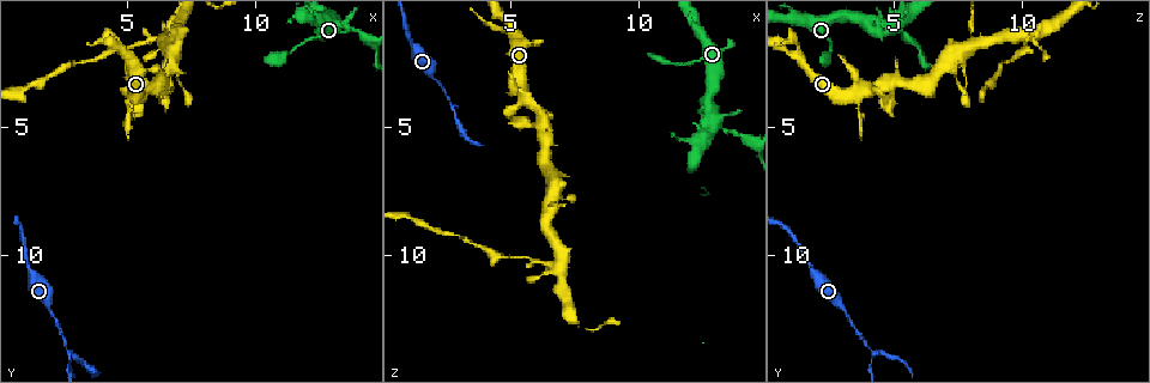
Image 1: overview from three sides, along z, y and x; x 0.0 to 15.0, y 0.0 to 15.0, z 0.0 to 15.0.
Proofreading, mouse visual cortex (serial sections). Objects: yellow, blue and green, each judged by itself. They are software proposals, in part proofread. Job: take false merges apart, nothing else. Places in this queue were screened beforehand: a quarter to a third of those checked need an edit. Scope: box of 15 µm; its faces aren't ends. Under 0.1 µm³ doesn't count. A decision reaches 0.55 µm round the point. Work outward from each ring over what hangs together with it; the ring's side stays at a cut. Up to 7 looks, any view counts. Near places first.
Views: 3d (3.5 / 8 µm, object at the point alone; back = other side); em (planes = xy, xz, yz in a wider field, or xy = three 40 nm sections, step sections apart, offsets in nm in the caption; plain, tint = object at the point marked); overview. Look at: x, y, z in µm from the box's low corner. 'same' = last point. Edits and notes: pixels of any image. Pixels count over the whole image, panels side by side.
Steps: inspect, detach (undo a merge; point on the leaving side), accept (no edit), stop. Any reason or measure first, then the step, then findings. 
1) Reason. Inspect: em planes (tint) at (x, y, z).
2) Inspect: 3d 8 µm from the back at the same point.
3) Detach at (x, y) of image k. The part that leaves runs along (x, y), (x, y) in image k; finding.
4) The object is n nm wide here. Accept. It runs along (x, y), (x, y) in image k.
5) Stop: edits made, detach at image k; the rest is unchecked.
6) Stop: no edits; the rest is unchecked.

Narrows sharply. Inspect: 3d 3.5 µm at (6.2, 3.2, 4.8).

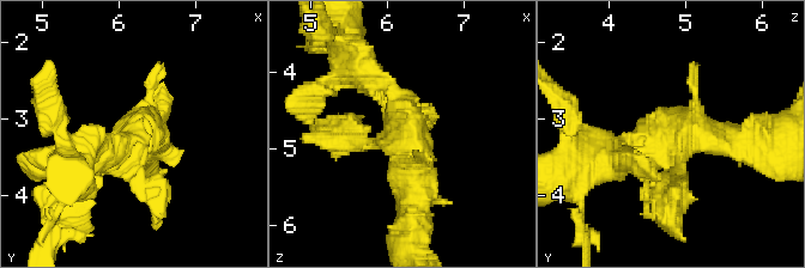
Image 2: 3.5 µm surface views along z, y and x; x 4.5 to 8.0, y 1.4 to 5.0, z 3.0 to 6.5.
Inspect: em xy step 3 (plain) at (6.30, 3.20, 4.80).

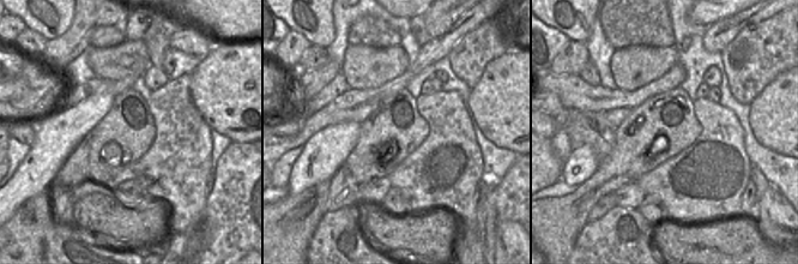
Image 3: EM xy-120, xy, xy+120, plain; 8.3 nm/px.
Inspect: em xy step 3 (tint) at the same point.

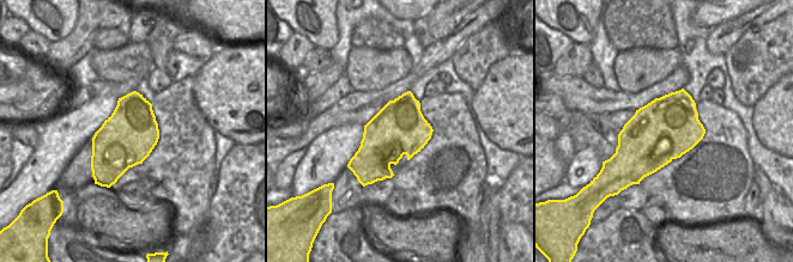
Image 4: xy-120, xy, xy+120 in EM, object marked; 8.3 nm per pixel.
Accept. It runs along (367, 77), (407, 116), (415, 212) in image 2; continuous, no second cell.

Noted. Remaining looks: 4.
Abrupt turn. Inspect: 3d 3.5 µm at (13.1, 1.1, 4.9).

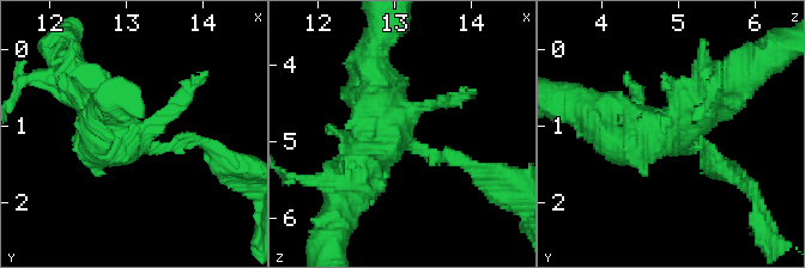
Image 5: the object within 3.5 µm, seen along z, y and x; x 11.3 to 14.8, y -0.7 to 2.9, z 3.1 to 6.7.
Inspect: em xy step 3 (tint) at (13.05, 1.10, 4.95).

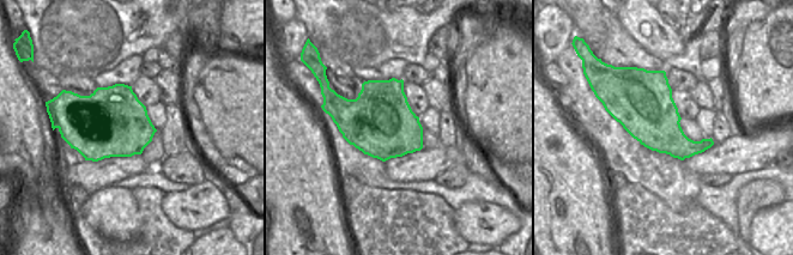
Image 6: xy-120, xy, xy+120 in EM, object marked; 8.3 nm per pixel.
Detach at (466, 160) of image 5. A second cell is stuck on.

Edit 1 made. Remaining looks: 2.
Stop: edits made, detach at image 5; the rest is unchecked.

